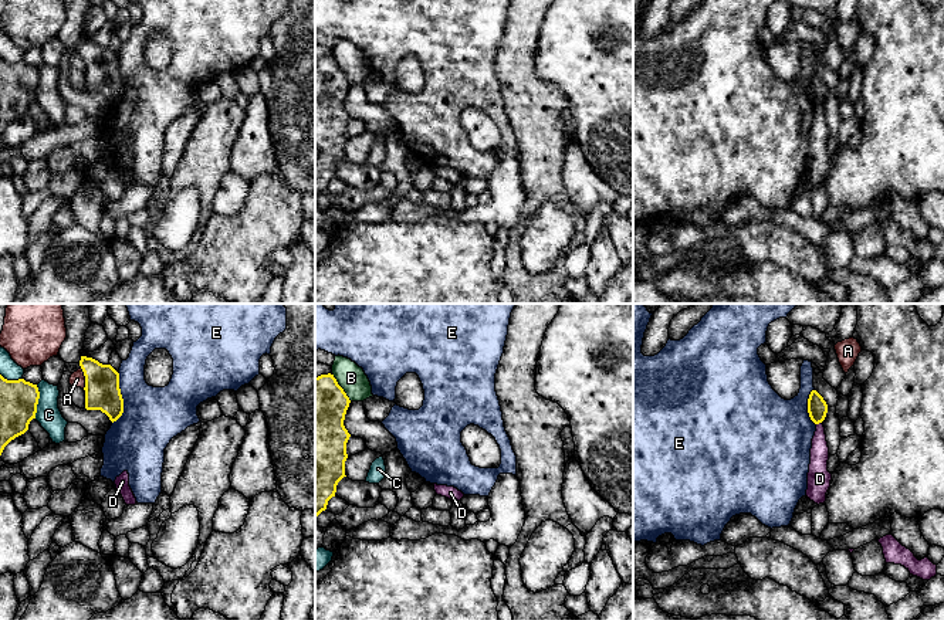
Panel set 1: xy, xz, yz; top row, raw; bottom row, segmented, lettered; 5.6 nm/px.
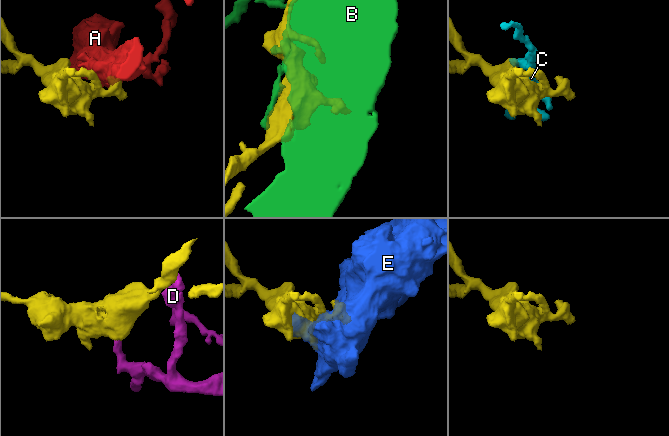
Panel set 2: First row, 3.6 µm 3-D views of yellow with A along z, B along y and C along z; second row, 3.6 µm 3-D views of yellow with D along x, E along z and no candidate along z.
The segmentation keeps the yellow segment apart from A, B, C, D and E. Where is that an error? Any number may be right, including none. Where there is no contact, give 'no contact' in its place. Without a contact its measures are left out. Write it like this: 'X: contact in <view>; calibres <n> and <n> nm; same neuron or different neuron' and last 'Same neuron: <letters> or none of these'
A: contact in xy; calibres 200 and 90 nm; different neuron
B: contact in xz; calibres 340 and 160 nm; different neuron
C: contact in xy; calibres 220 and 140 nm; different neuron
D: contact in yz; calibres 110 and 110 nm; different neuron
E: contact in xy; calibres 200 and 340 nm; different neuron
Same neuron: none of these

